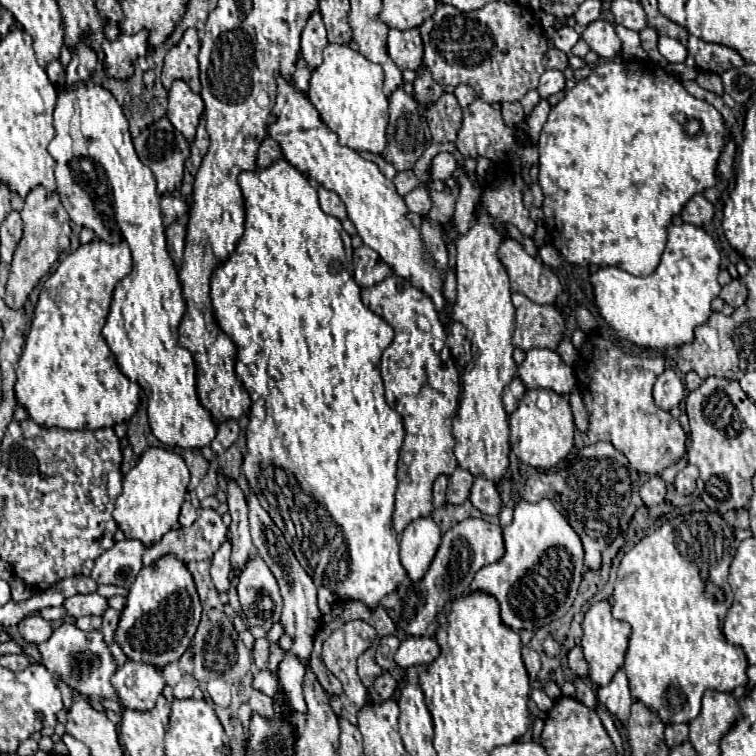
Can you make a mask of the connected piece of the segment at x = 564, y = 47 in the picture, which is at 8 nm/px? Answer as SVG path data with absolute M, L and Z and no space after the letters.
M560 27L560 29L554 33L552 43L554 43L556 49L560 49L560 51L564 51L564 53L570 53L570 49L576 45L578 37L580 37L580 33L578 33L576 29L572 29L572 27Z

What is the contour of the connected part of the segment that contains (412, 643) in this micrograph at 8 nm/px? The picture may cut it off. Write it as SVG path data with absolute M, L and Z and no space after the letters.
M406 637L396 651L394 661L406 669L412 665L428 665L438 657L438 653L440 645L436 637Z

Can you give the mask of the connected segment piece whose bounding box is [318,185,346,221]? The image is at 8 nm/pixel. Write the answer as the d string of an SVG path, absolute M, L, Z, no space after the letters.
M318 185L318 199L320 199L320 207L324 213L334 215L340 221L346 219L346 207L342 205L342 199L334 191L328 191L322 185Z

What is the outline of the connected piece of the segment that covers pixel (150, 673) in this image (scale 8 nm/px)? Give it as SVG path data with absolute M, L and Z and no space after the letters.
M128 661L114 673L112 685L124 709L146 713L156 705L156 699L162 695L164 679L162 673L152 665Z

